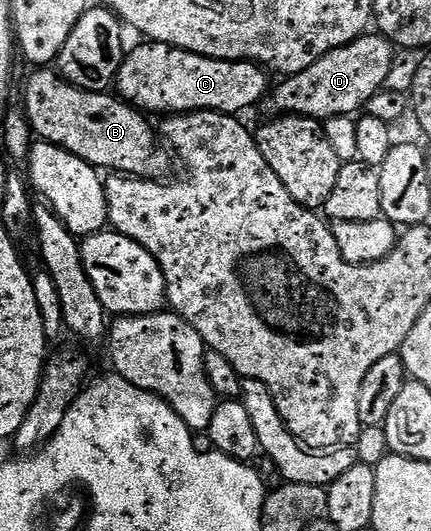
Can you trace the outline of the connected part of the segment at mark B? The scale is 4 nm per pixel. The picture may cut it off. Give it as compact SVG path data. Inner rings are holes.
M41 67L25 81L23 108L29 126L40 140L71 151L71 155L83 159L98 171L146 179L166 176L170 154L157 146L157 137L145 122L146 114L112 92L83 91L70 85L52 68Z

